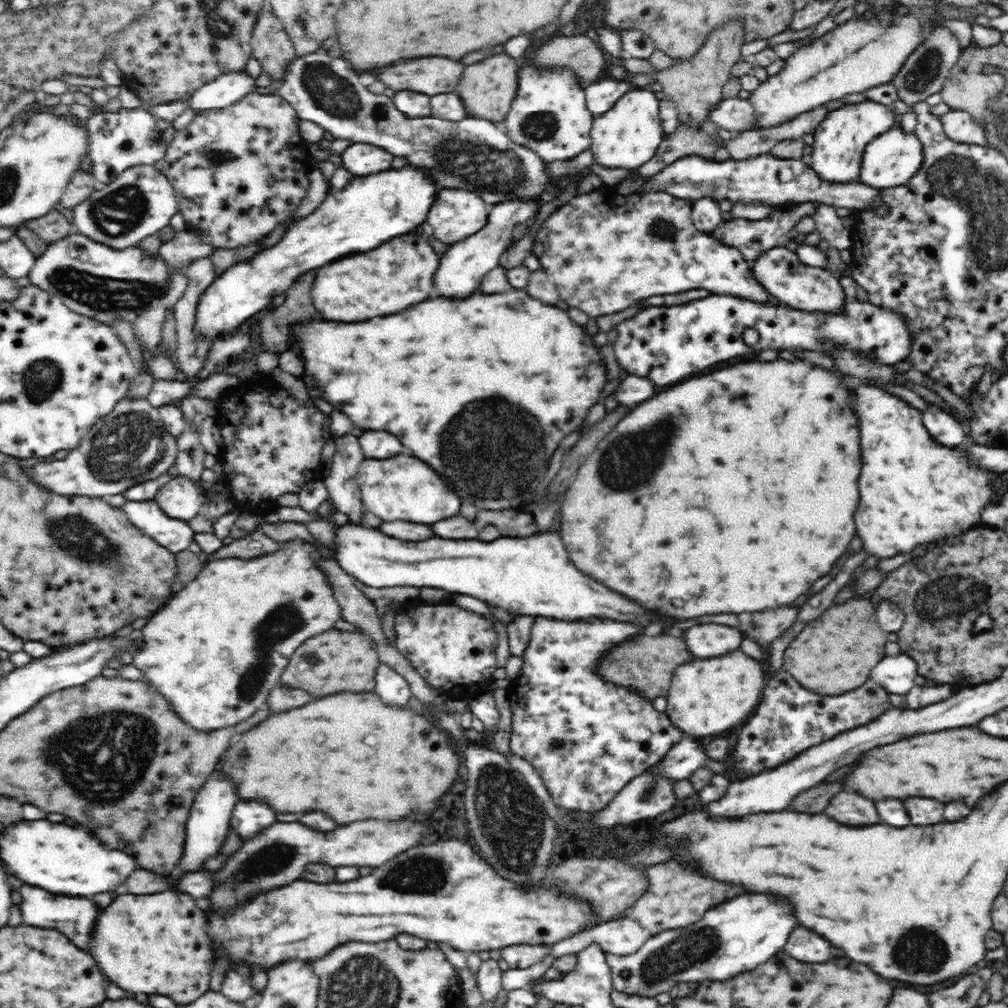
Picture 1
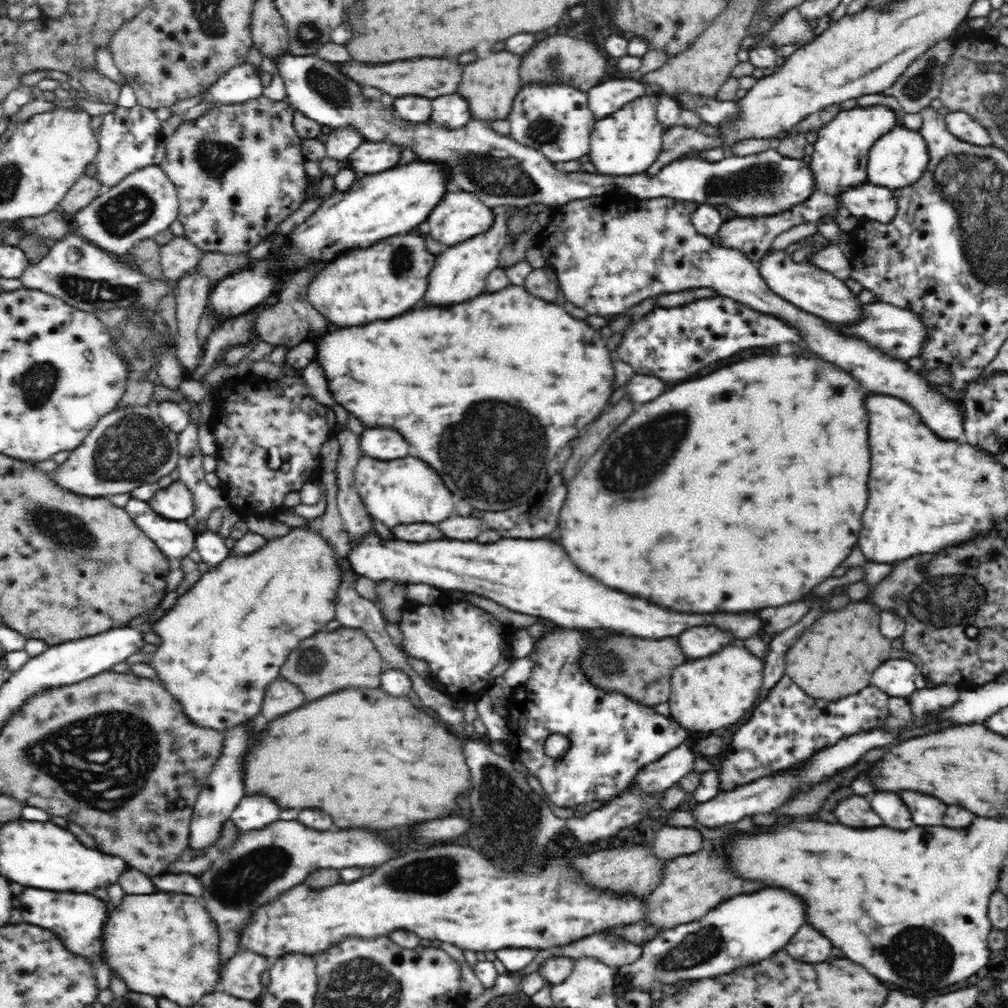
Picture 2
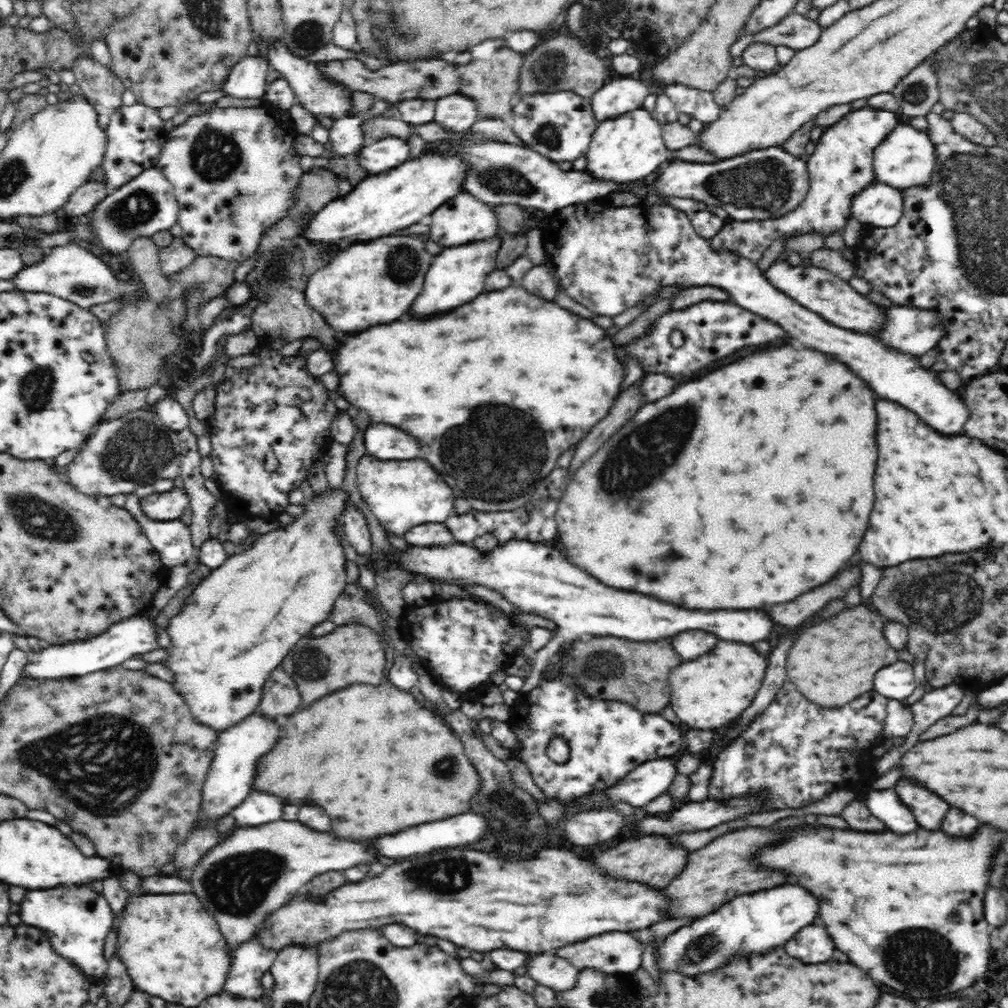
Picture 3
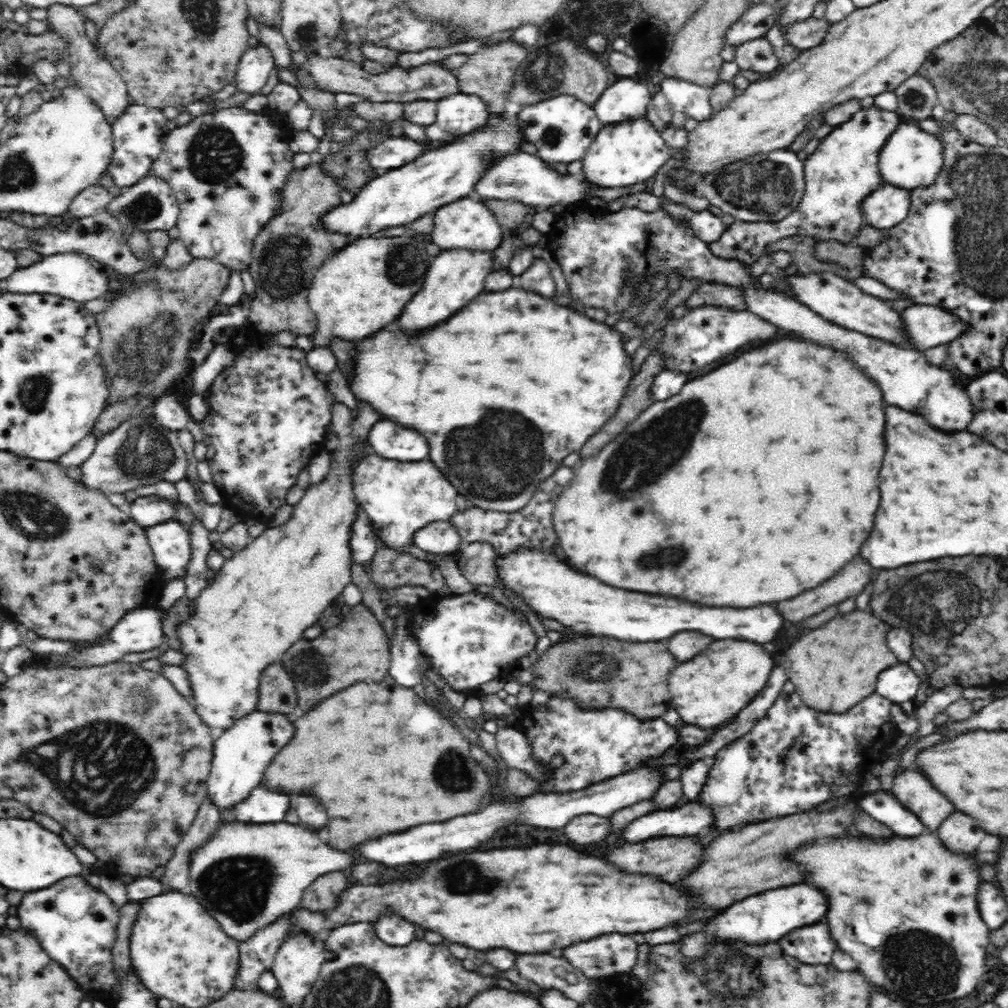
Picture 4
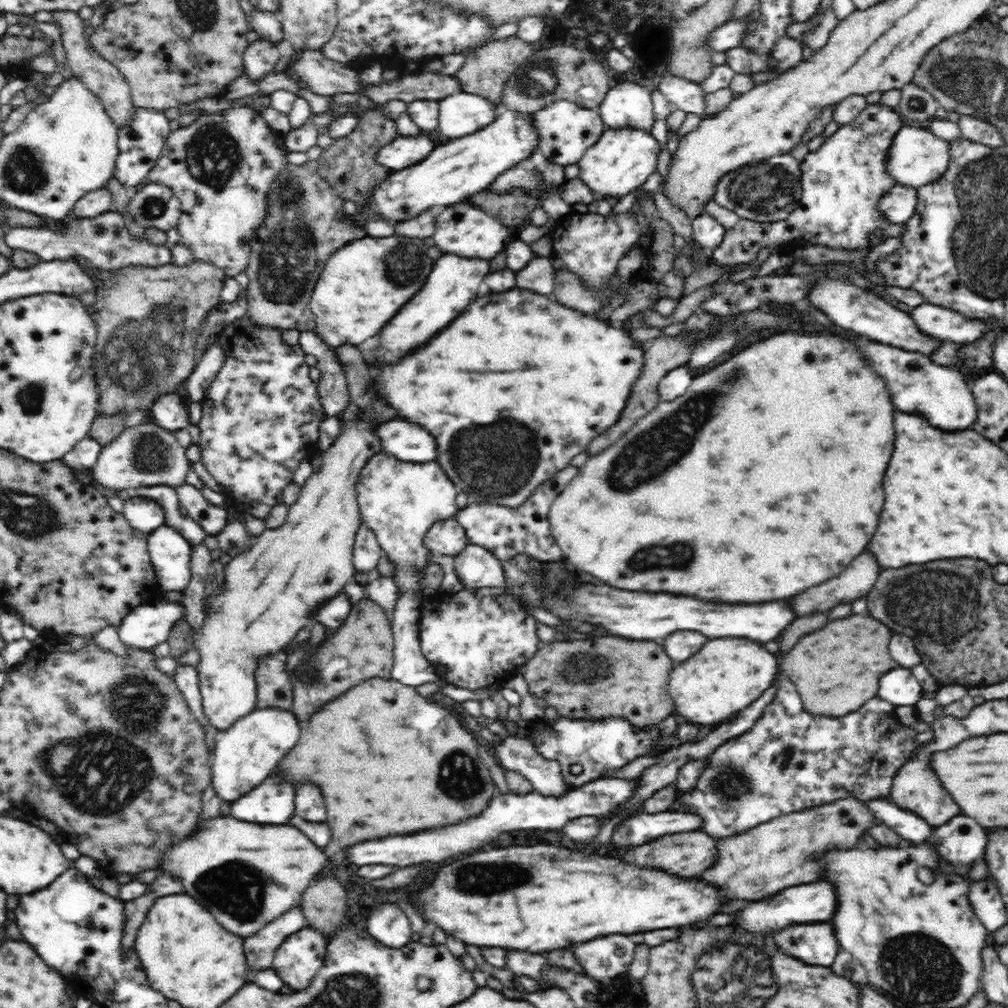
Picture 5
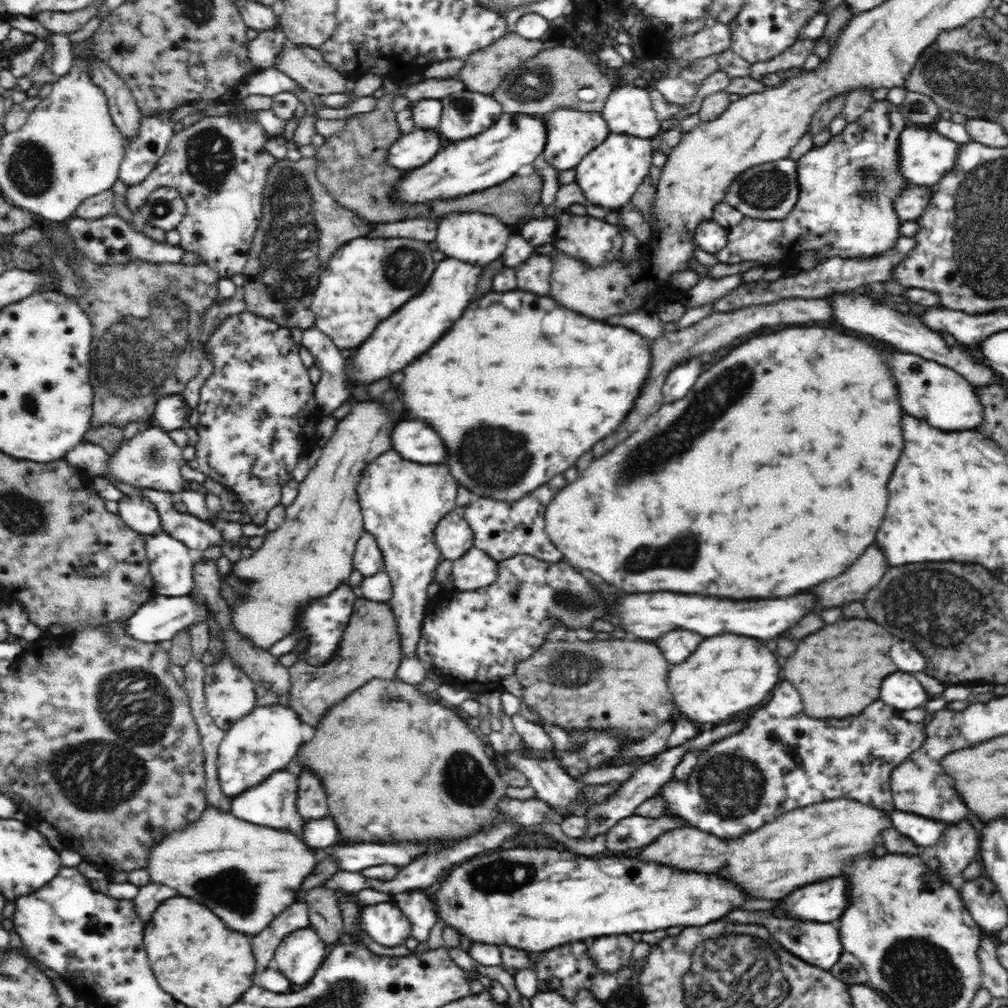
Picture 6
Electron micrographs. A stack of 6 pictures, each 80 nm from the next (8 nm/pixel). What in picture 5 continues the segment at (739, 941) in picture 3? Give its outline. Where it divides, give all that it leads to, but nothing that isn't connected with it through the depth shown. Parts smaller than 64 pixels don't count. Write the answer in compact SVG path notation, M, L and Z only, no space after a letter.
M828 882L802 884L802 886L792 886L788 890L782 890L772 898L750 902L748 908L738 912L740 922L734 928L741 928L752 934L758 934L758 932L772 934L774 930L780 930L796 922L828 922L828 918L832 916L832 910L836 910L836 898L832 898L832 886L828 886Z

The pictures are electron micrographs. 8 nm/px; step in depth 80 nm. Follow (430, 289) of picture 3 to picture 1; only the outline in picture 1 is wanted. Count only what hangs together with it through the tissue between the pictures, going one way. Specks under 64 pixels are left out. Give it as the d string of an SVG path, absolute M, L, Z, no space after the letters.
M515 199L496 203L489 211L488 222L476 231L476 234L448 246L444 258L440 257L440 270L436 272L434 292L440 294L442 298L468 298L468 294L478 292L482 278L499 266L502 253L514 243L512 240L514 226L520 222L526 223L526 220L536 212L538 212L536 200Z

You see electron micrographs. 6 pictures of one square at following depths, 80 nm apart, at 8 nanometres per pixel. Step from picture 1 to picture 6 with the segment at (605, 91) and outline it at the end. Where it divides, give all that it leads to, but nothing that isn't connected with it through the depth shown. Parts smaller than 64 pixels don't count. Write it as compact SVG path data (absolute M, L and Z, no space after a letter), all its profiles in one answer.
M633 84L616 88L609 94L600 113L612 134L654 139L662 130L649 92Z

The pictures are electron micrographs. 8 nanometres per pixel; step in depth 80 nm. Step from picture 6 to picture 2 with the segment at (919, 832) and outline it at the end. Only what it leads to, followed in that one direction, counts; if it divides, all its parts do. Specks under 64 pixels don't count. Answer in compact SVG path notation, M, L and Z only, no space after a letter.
M880 794L880 798L872 798L870 804L882 822L890 828L908 830L908 826L914 826L912 818L908 818L908 808L896 794Z

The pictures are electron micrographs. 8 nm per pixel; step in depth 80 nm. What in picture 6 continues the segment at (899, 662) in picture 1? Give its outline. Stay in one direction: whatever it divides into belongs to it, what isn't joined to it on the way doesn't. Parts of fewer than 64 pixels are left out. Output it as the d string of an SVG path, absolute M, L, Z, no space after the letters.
M894 672L888 678L884 678L880 686L880 696L886 704L898 708L898 712L918 708L930 700L930 695L926 694L920 682L904 672Z

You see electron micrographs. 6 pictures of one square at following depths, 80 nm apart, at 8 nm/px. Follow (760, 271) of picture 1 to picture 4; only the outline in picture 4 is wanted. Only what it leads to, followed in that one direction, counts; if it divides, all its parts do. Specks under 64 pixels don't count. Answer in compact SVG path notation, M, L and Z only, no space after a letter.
M832 272L795 273L790 276L783 276L783 278L787 280L787 284L791 284L799 302L802 302L810 310L818 312L822 318L830 320L831 323L869 337L880 338L887 343L894 342L898 346L908 346L908 338L907 334L904 333L900 312L892 309L886 300L864 292L854 283L834 275Z

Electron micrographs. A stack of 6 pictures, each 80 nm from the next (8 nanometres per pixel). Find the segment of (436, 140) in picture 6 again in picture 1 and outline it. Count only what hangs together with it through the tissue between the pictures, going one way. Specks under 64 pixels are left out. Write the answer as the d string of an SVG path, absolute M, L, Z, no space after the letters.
M356 143L342 154L345 169L358 177L376 174L391 168L394 158L380 146Z

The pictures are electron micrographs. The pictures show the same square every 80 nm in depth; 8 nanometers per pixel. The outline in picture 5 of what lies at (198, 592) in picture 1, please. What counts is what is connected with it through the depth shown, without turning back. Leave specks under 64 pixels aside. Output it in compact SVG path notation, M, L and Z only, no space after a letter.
M366 414L357 415L356 419L343 426L340 435L320 454L320 466L301 485L296 502L288 506L286 522L275 529L264 529L262 535L252 540L248 551L232 557L226 565L226 586L222 594L206 600L210 614L204 628L194 634L194 644L202 654L198 679L204 712L210 724L221 732L257 708L256 660L268 654L278 656L282 646L286 646L298 630L308 628L316 612L355 575L353 546L356 533L363 524L355 486L368 459L382 451L380 438L374 432L368 432L366 426L376 426L376 422L372 422Z

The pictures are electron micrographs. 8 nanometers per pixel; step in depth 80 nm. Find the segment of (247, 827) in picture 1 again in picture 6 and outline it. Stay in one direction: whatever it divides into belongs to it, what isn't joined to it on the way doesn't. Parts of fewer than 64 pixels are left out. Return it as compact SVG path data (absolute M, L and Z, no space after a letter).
M280 770L280 772L274 772L270 778L266 778L260 784L244 790L239 796L231 797L230 812L240 820L246 820L258 826L276 826L274 828L276 830L292 831L302 838L304 820L298 816L296 796L298 796L298 778L290 772Z

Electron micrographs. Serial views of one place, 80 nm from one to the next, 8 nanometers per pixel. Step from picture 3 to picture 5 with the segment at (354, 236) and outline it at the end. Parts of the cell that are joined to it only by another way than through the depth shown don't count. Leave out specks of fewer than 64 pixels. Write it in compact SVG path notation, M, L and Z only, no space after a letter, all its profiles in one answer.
M501 108L496 121L489 126L470 136L452 139L450 144L442 140L428 158L414 166L404 167L404 170L393 171L374 190L370 208L366 212L362 210L352 222L364 224L364 218L376 218L376 214L378 220L408 220L420 212L430 212L434 206L443 209L444 206L462 202L468 196L492 186L498 175L515 167L518 162L524 162L524 158L530 160L539 146L540 138L528 114Z

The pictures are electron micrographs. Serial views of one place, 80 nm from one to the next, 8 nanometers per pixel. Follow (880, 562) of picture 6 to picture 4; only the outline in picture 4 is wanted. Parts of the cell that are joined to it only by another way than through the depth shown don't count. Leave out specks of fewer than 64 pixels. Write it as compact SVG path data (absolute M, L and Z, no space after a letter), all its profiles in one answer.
M860 557L844 566L828 582L820 584L818 588L806 590L804 594L800 594L800 598L792 598L792 602L778 602L776 608L788 622L800 622L812 614L822 612L832 604L858 596L864 588L874 582L876 571L865 558Z

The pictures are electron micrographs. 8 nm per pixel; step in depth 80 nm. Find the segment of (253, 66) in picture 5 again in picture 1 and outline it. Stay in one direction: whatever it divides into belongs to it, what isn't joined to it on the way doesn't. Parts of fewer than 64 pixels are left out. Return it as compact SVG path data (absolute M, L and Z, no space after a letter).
M245 69L232 70L198 87L189 98L190 106L199 113L210 108L232 106L247 94L256 93L255 79Z

